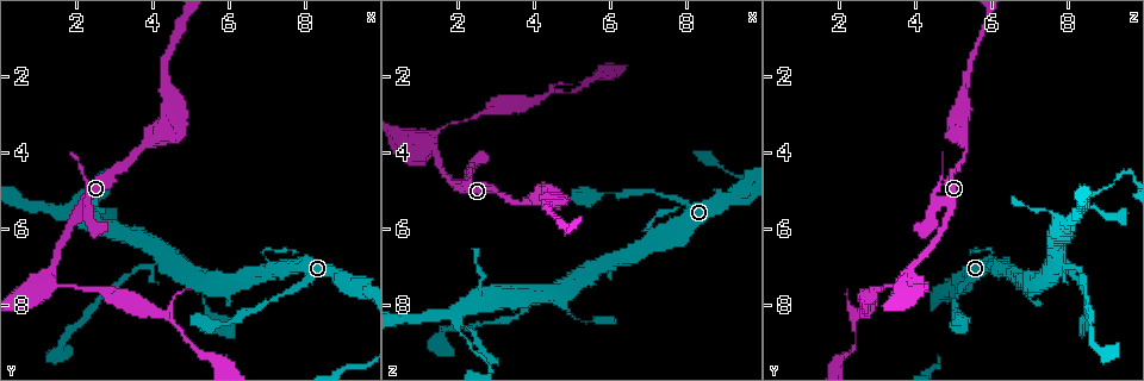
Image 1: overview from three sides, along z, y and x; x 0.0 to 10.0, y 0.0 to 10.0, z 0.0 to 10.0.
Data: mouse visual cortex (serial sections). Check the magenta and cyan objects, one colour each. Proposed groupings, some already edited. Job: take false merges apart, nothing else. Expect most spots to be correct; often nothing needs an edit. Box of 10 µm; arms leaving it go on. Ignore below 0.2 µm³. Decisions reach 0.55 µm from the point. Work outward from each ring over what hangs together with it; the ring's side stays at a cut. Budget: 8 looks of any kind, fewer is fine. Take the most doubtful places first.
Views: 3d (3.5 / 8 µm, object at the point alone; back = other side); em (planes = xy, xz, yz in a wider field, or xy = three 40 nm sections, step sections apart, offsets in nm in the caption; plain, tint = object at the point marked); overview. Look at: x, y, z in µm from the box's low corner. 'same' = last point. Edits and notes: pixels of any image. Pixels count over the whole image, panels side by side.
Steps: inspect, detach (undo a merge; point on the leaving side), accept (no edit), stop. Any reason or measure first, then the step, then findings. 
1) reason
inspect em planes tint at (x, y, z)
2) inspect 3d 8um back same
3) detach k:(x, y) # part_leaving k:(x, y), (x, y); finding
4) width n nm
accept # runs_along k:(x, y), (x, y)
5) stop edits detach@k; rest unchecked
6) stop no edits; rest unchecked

two arms in line, one across
inspect em xy step 1 tint at (4.40, 6.75, 7.70)

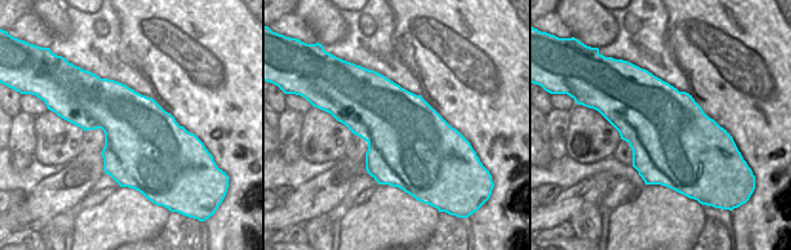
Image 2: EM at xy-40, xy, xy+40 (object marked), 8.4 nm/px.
wider look
inspect 3d 3.5um same

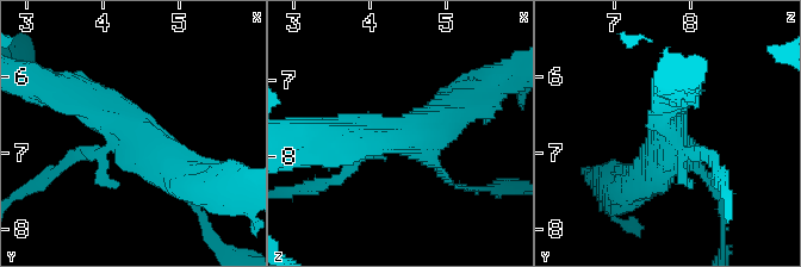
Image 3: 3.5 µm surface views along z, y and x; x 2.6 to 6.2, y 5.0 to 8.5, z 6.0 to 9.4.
accept # runs_along 3:(191, 180), (103, 104), (67, 92); one cell here

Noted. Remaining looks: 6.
abrupt turn
inspect 3d 3.5um at (1.30, 7.20, 3.75)

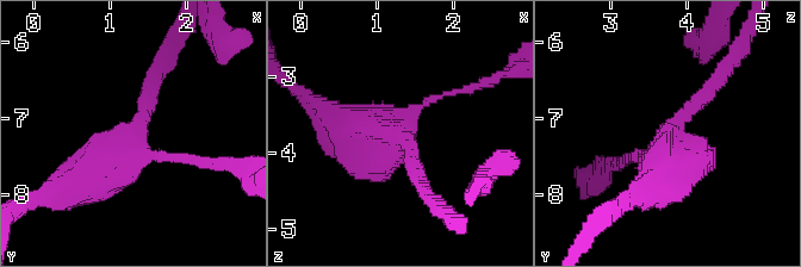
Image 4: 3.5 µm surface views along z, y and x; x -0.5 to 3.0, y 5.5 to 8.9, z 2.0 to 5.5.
need the tissue
inspect em xy step 3 tint at (1.30, 7.25, 3.85)

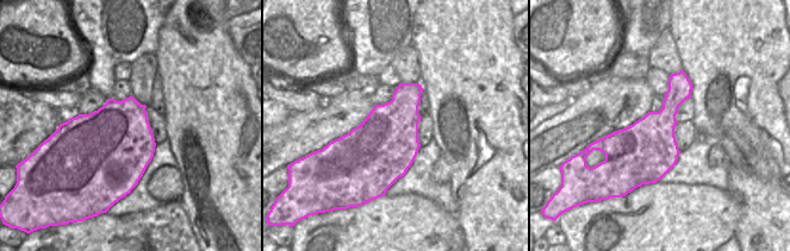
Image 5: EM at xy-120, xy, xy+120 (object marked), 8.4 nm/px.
accept # runs_along 4:(703, 98), (663, 156), (623, 161); all the same cell

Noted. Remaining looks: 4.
branch point
inspect 3d 3.5um back at (1.95, 5.70, 8.25)

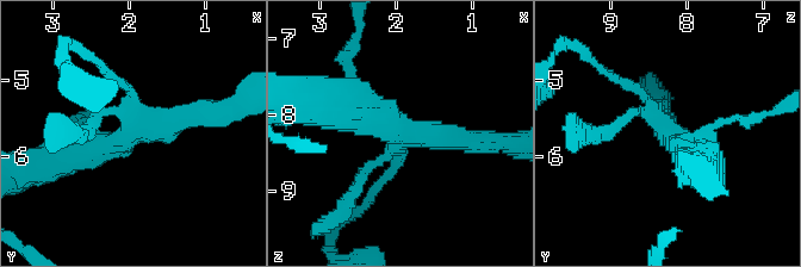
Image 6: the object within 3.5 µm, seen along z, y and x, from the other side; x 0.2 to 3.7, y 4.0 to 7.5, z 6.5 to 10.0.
inspect em xy step 1 tint at (2.00, 5.60, 8.25)

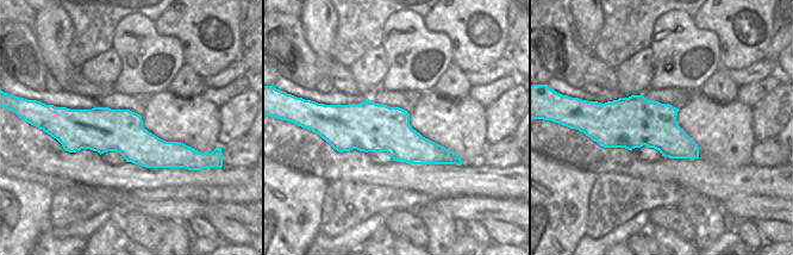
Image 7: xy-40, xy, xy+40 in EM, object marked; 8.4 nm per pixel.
accept # runs_along 7:(68, 118), (187, 150); all the same cell

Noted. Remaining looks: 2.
stop no edits; rest unchecked

